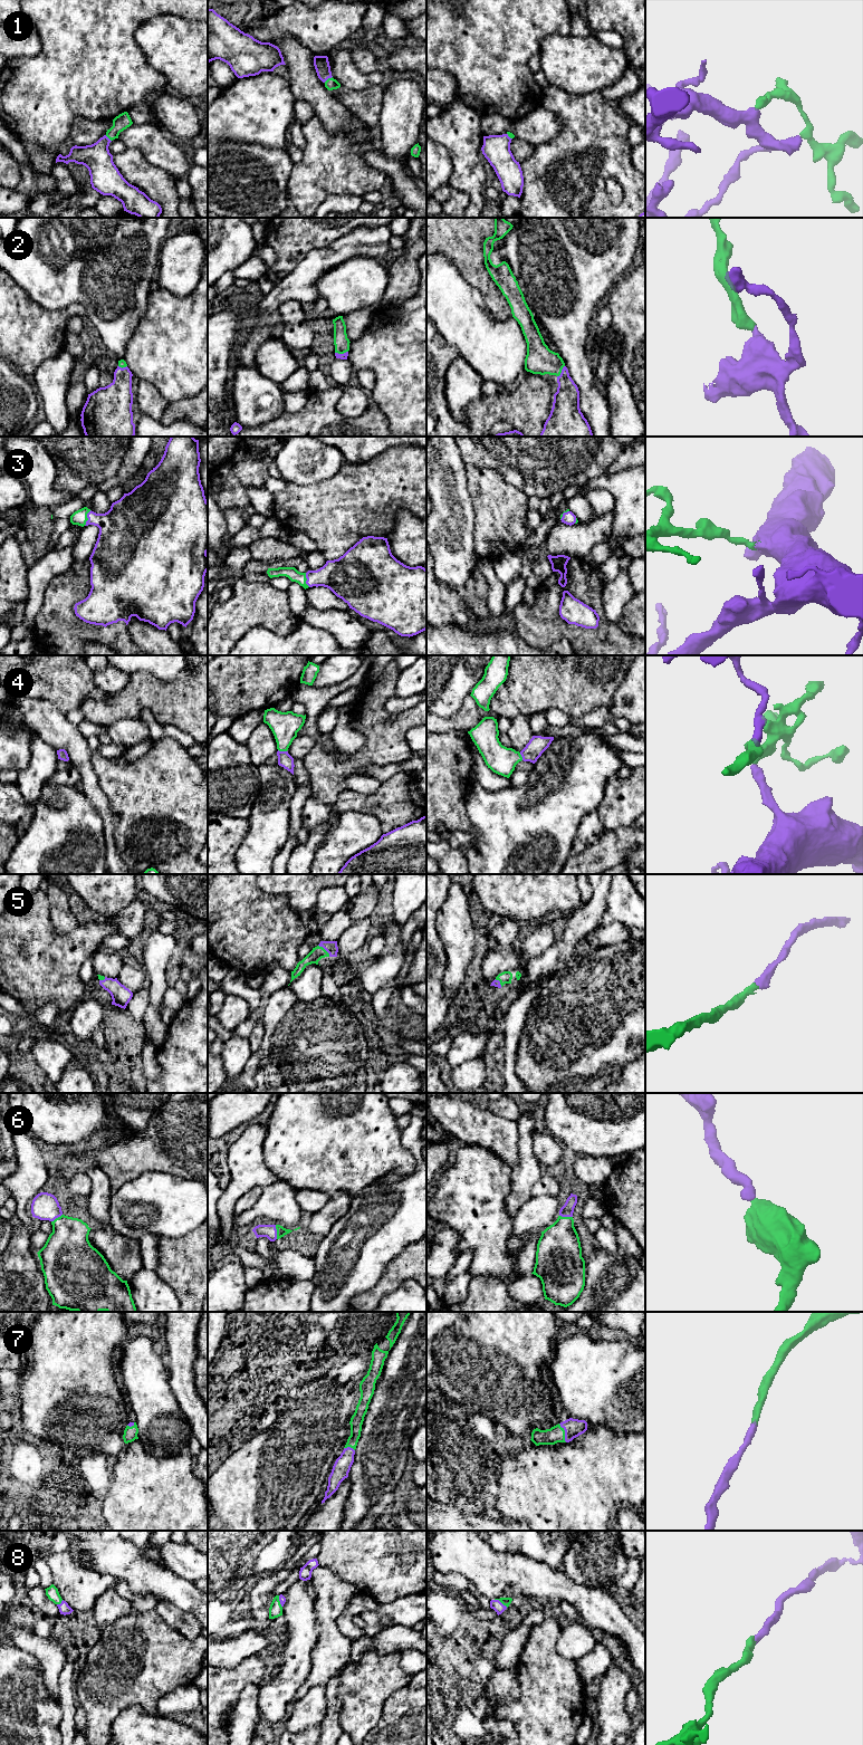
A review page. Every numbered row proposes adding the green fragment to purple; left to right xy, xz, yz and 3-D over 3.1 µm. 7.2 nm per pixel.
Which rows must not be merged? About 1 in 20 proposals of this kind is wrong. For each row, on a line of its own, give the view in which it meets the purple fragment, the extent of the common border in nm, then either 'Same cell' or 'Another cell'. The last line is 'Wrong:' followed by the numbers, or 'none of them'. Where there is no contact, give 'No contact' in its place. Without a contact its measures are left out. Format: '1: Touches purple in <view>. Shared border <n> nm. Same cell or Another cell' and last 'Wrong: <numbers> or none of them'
1: Touches purple in xz. Shared border 80 nm. Same cell
2: Touches purple in yz. Shared border 100 nm. Same cell
3: Touches purple in xy. Shared border 120 nm. Same cell
4: Touches purple in xz. Shared border 70 nm. Same cell
5: Touches purple in xz. Shared border 120 nm. Same cell
6: Touches purple in xz. Shared border 110 nm. Same cell
7: Touches purple in yz. Shared border 150 nm. Same cell
8: Touches purple in yz. Shared border 110 nm. Same cell
Wrong: none of them

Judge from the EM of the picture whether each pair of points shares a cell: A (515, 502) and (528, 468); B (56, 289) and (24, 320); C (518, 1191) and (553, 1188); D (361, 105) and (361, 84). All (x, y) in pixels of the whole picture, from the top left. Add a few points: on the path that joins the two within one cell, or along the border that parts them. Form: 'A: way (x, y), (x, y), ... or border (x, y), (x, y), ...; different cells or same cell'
A: border (499, 473), (528, 497); different cells
B: border (20, 287), (46, 308), (61, 309), (65, 307); different cells
C: border (542, 1175), (533, 1186), (530, 1195); different cells
D: border (385, 83), (363, 89), (341, 86); different cells

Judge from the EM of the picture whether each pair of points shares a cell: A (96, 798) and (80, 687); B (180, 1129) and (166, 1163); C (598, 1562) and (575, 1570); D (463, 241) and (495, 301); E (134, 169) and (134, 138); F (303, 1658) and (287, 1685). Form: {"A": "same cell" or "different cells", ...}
{"A": "different cells", "B": "same cell", "C": "same cell", "D": "same cell", "E": "different cells", "F": "same cell"}

